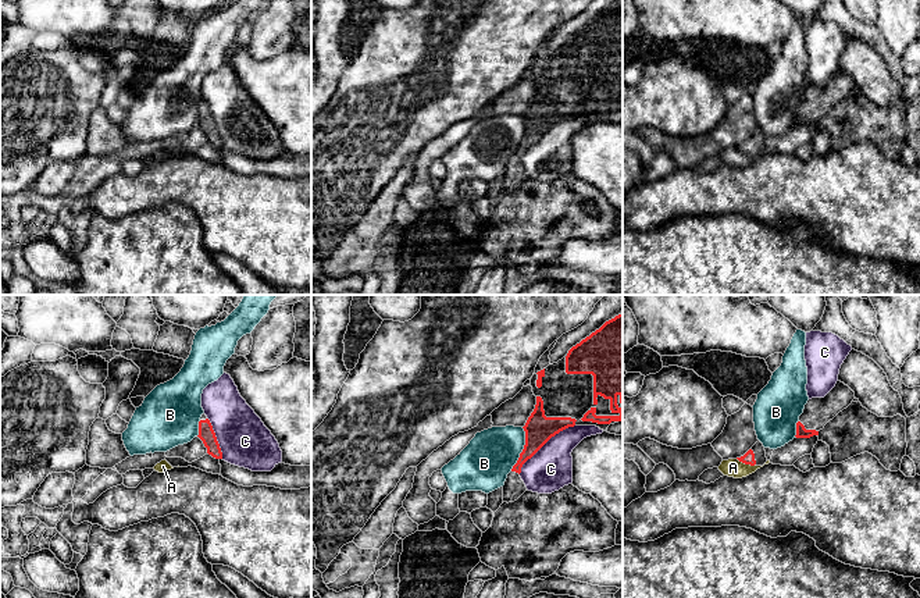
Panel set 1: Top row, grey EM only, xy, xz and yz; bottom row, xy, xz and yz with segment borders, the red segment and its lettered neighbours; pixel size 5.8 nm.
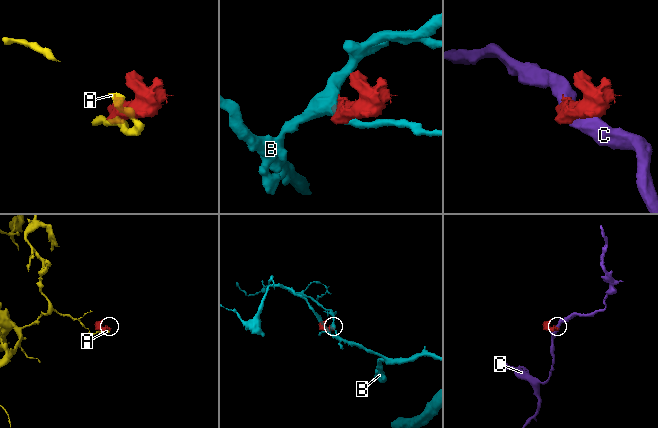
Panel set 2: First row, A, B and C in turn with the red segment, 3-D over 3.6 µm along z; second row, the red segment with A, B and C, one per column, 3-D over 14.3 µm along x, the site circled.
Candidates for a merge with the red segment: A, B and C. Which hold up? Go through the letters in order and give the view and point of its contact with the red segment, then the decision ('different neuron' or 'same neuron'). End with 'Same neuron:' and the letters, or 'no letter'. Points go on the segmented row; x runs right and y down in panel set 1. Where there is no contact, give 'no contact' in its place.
A: meets red in yz at (746, 463); different neuron
B: meets red in xz at (523, 449); different neuron
C: meets red in xz at (544, 444); different neuron
Same neuron: no letter

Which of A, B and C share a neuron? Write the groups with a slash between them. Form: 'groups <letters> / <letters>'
groups A / B / C

